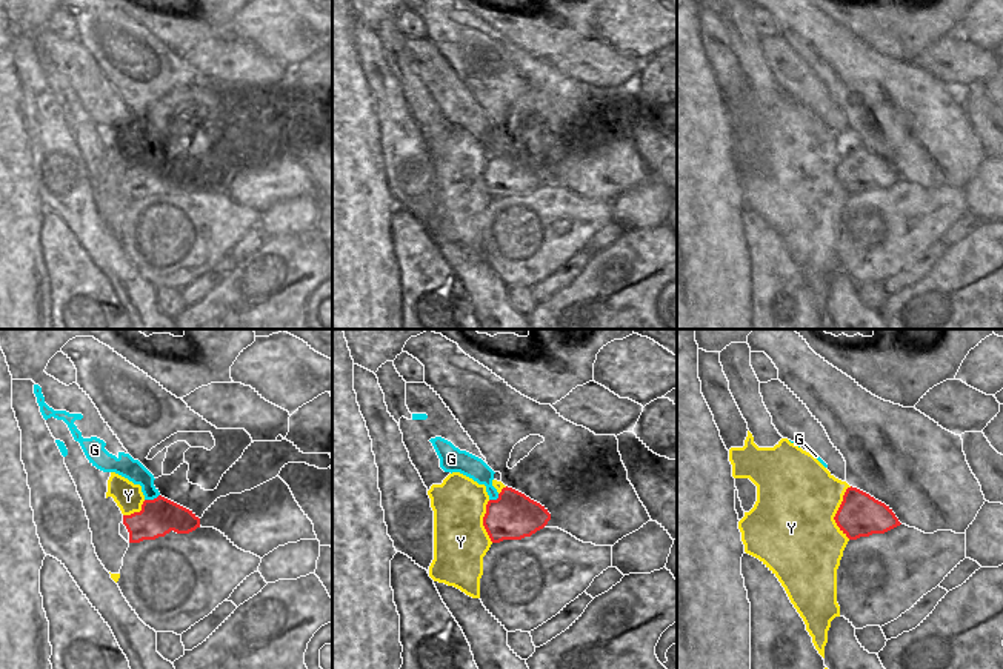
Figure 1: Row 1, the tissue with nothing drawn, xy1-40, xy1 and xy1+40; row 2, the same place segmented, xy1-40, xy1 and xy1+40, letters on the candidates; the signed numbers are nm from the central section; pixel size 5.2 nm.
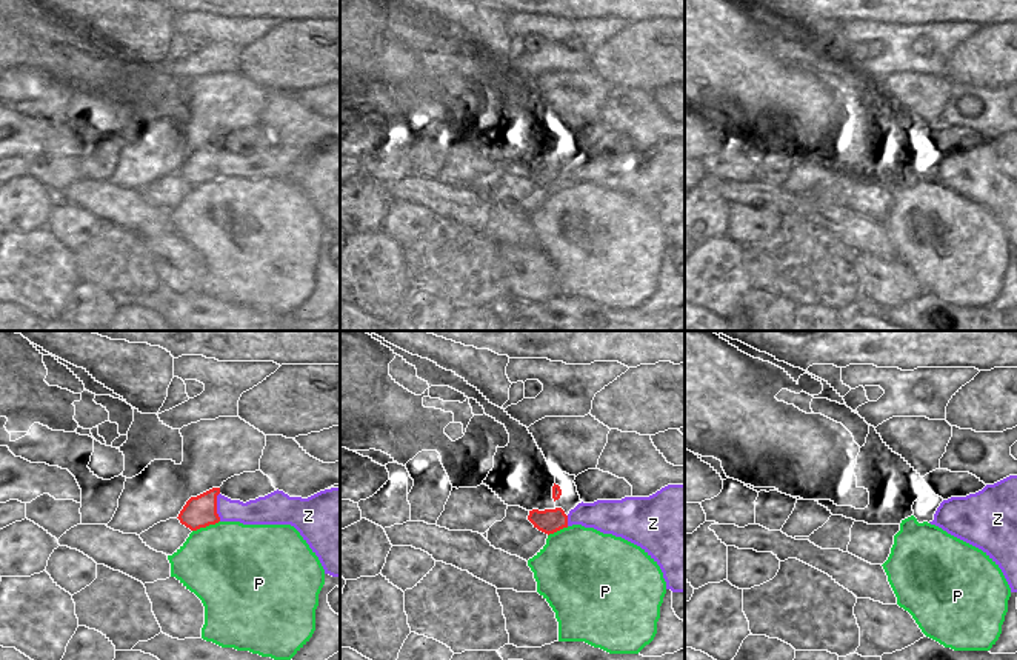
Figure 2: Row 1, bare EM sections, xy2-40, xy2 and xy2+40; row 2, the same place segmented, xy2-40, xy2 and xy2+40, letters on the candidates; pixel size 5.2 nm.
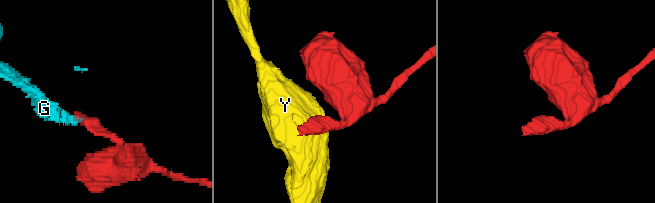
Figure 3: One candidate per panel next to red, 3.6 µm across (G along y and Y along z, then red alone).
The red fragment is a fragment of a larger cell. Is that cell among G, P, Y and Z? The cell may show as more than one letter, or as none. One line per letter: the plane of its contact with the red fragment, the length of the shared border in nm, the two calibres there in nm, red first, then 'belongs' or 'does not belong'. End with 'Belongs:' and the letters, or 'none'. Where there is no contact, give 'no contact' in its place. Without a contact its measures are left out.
G: xy1-40 | 90 nm | 190/110 nm | does not belong
P: xy2-40 | 160 nm | 170/460 nm | does not belong
Y: xy1+40 | 280 nm | 220/440 nm | does not belong
Z: xy2-40 | 150 nm | 170/140 nm | belongs
Belongs: Z

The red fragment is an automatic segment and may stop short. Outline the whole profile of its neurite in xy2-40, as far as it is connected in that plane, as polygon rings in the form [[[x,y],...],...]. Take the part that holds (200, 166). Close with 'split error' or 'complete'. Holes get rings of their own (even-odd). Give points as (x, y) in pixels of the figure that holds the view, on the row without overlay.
[[[212,143],[197,152],[191,152],[177,174],[191,186],[218,177],[240,177],[243,180],[291,180],[318,212],[325,229],[340,232],[340,143],[320,146],[308,154],[289,152],[277,145],[246,158],[231,155],[220,149],[220,143]]]; split error

